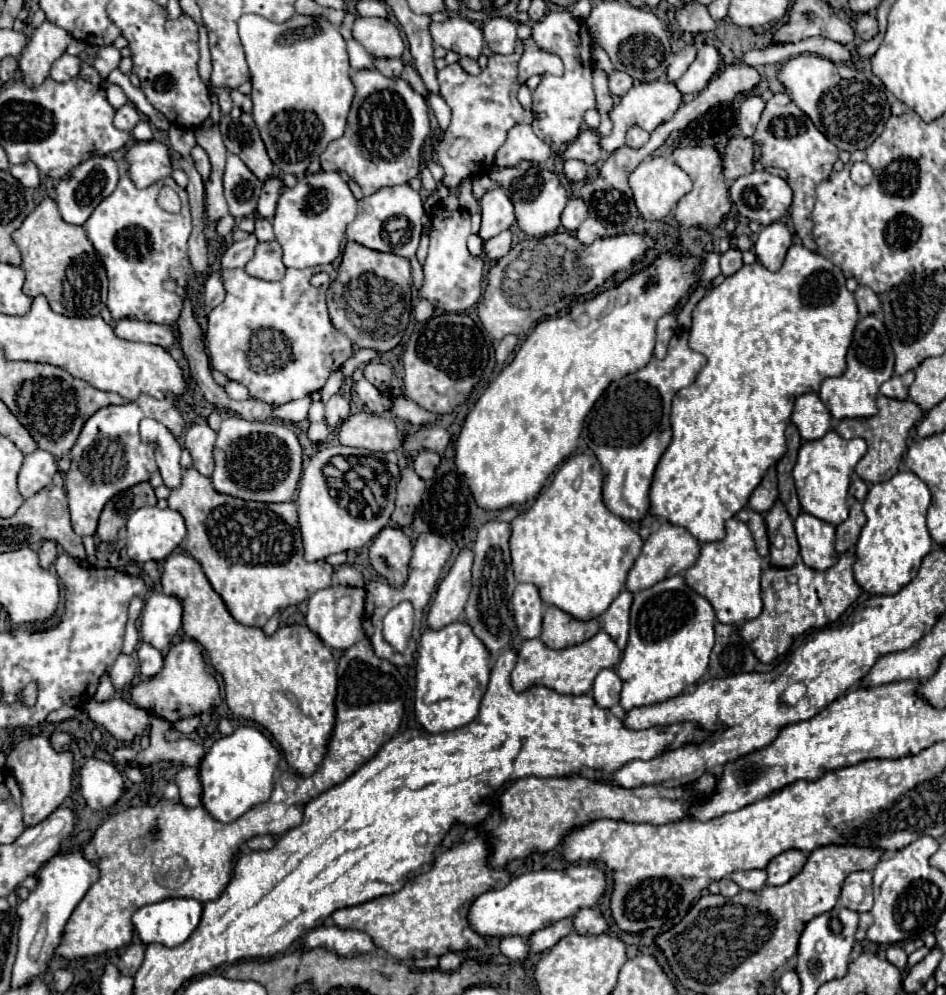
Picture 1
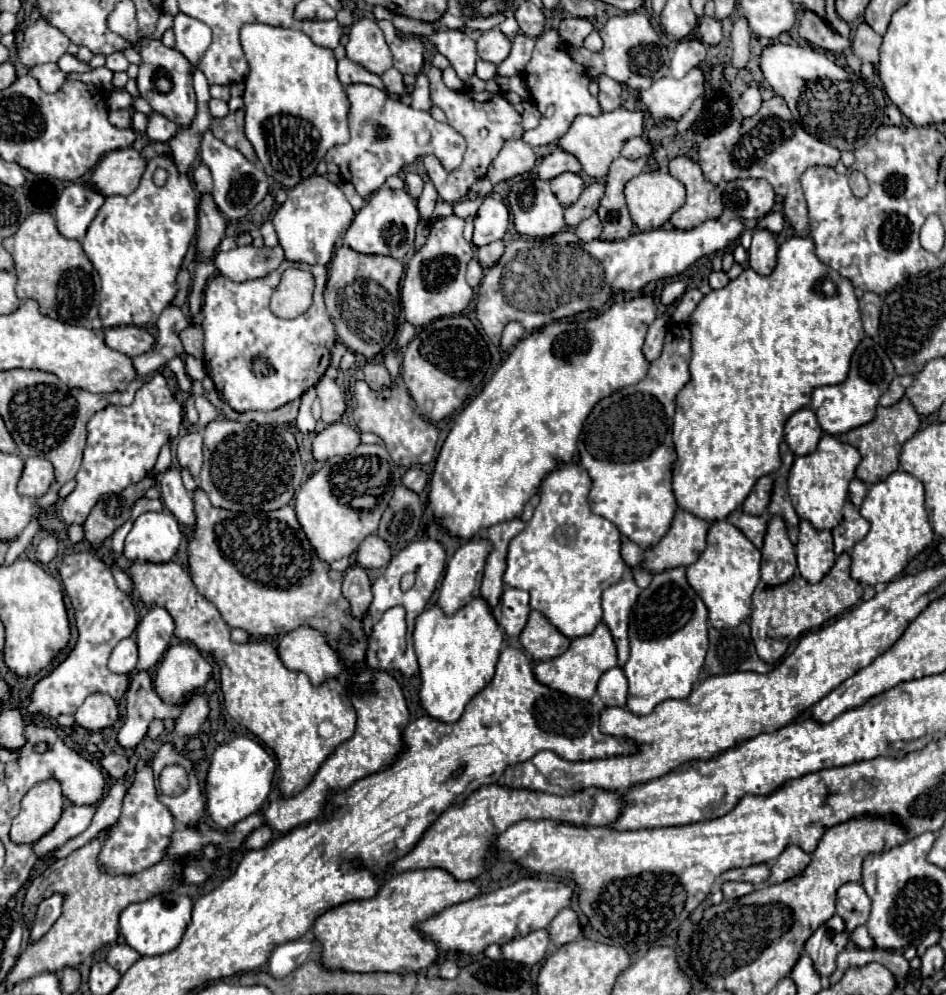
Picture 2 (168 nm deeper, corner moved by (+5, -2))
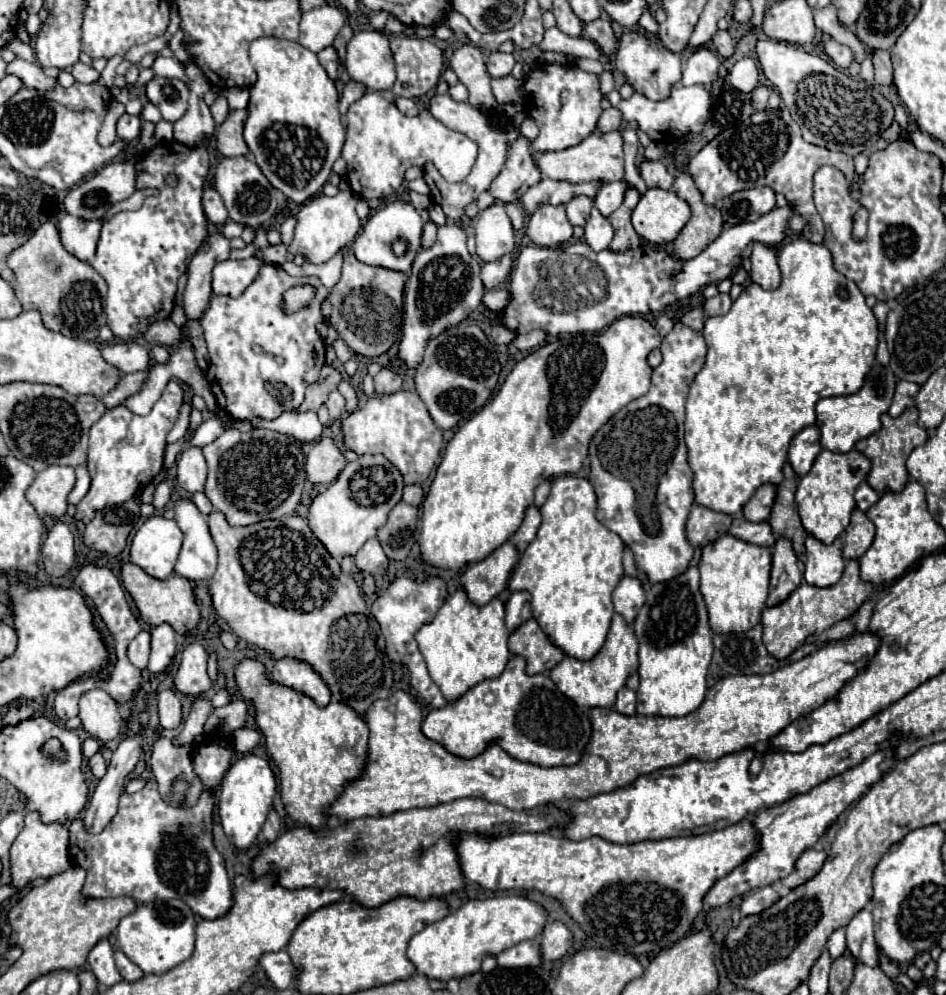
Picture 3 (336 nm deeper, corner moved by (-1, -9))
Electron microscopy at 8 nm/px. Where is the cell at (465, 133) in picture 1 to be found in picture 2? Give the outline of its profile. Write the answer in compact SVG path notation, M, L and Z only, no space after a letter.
M430 67L426 75L430 77L430 99L432 99L432 103L438 105L446 113L448 125L454 127L458 133L462 133L466 143L468 143L464 161L462 161L458 171L452 171L452 173L444 171L444 167L440 167L440 163L434 157L424 159L424 169L430 177L430 181L434 183L440 199L454 205L456 201L466 197L466 193L470 191L474 181L478 181L486 175L488 165L500 153L502 145L508 139L520 139L522 137L522 133L524 133L522 131L522 117L500 93L488 93L488 91L484 91L484 93L456 93L444 85L440 69Z

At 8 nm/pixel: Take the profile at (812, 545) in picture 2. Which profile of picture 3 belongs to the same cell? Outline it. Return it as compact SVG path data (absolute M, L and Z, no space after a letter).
M814 536L806 538L806 570L804 578L812 586L834 586L844 570L843 544L840 538L832 544L822 544Z

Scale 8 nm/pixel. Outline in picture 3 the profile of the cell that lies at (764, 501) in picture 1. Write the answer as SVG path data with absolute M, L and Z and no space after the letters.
M762 484L756 494L750 498L750 502L744 506L744 518L750 522L764 522L770 516L772 506L776 498L776 486L774 484Z

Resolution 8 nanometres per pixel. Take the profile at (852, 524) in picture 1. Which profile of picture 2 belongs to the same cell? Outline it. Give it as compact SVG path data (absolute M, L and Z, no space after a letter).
M848 501L844 505L844 517L842 517L842 521L838 523L838 527L832 529L836 555L840 555L844 551L850 551L860 539L866 537L868 529L870 529L870 523L860 515L858 507Z

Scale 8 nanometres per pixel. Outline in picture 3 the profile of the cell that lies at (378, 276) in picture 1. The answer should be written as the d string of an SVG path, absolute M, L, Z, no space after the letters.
M352 250L344 252L342 278L332 288L332 316L330 324L336 328L338 336L360 356L374 358L382 356L396 342L402 328L402 290L406 274L396 270L386 270L382 266L366 266L354 258Z

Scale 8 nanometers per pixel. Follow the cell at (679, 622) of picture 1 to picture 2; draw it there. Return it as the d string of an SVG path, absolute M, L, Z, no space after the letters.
M672 567L660 571L652 577L650 585L638 595L638 601L630 615L630 659L624 665L624 675L628 677L628 709L636 715L648 715L658 703L666 699L686 699L700 675L706 657L706 623L708 609L696 591L686 581L686 567Z

